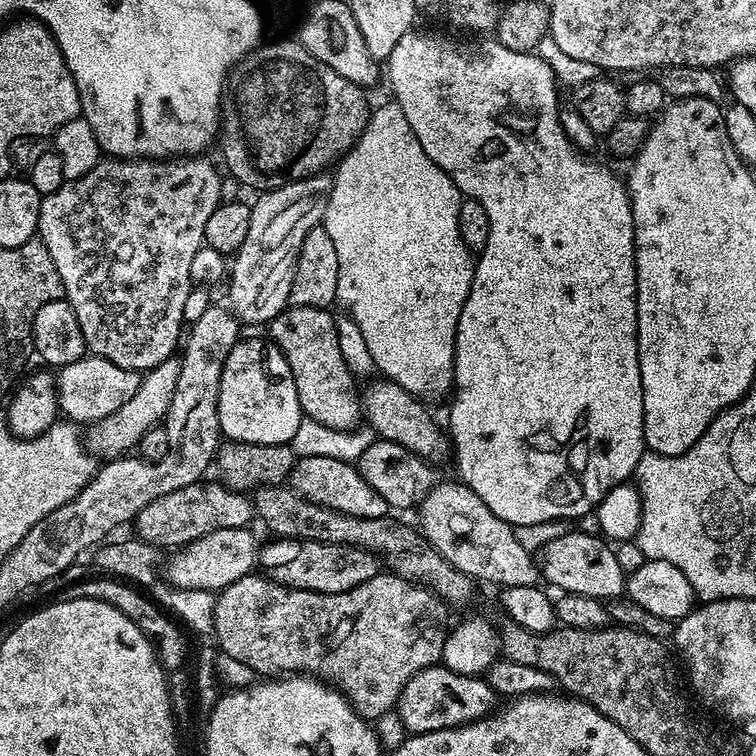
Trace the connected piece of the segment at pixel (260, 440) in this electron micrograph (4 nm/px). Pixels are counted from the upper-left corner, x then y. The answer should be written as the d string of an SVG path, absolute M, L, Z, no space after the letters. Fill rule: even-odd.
M263 339L237 340L222 370L218 422L221 433L237 444L288 444L302 419L290 366L279 346Z

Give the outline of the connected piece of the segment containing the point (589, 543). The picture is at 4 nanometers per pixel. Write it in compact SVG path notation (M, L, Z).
M579 530L556 536L538 552L540 575L561 593L586 594L595 600L611 602L625 595L626 573L618 566L615 547L607 539Z

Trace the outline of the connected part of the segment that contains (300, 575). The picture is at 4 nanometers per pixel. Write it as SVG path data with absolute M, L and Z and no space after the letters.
M303 541L297 556L276 564L270 571L270 579L287 588L297 588L307 592L322 594L342 594L346 590L354 590L354 586L362 586L362 582L370 582L370 578L381 575L382 560L375 552L350 546L349 544L327 544L326 542Z

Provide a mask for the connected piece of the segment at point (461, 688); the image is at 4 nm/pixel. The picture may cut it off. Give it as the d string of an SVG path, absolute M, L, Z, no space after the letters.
M439 663L423 668L410 678L410 682L406 682L398 701L398 711L409 733L415 734L473 724L475 720L492 715L497 704L496 691L489 686L487 679L458 674Z

